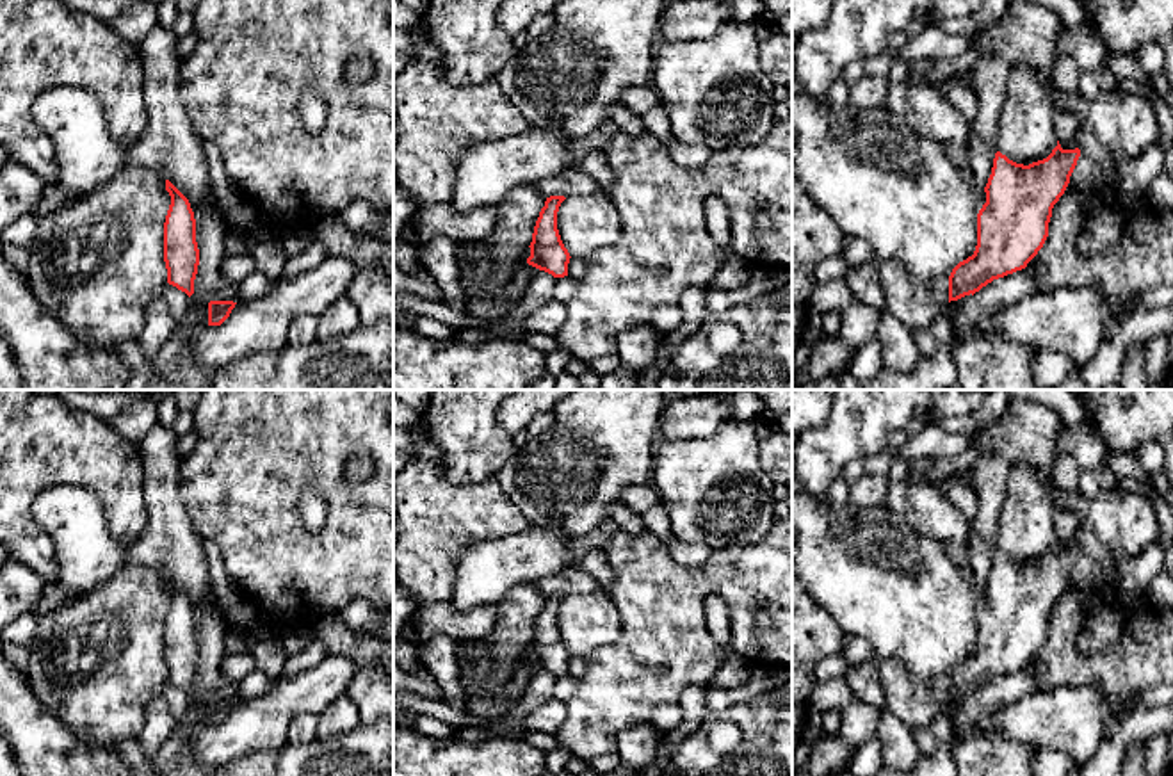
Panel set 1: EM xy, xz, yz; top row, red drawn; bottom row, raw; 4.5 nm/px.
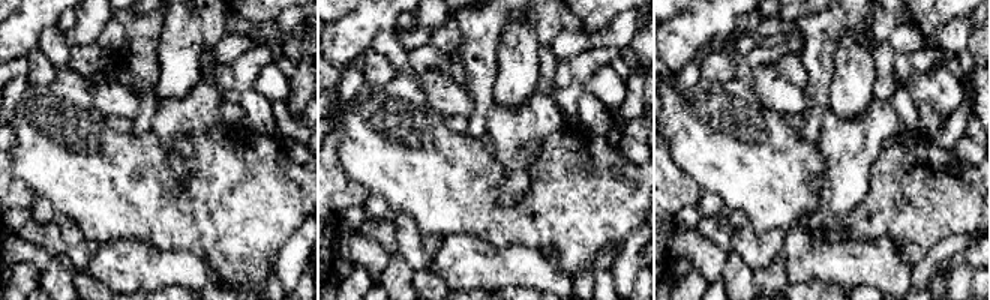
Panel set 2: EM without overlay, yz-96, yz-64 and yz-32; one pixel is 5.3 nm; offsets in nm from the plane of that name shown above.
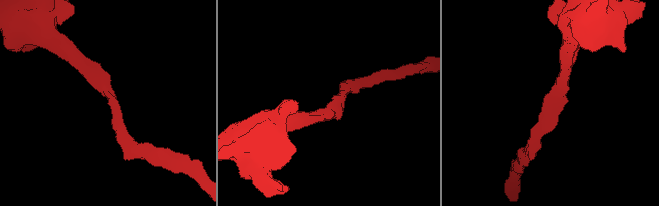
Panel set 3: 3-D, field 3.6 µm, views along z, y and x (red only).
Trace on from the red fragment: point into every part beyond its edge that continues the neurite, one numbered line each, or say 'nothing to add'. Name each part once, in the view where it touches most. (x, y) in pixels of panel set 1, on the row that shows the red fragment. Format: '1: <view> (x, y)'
nothing to add

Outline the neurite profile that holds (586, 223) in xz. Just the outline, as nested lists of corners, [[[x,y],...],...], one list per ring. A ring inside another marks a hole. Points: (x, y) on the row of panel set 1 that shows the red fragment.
[[[605,190],[568,196],[557,212],[557,230],[570,256],[586,258],[621,235],[619,214]]]

